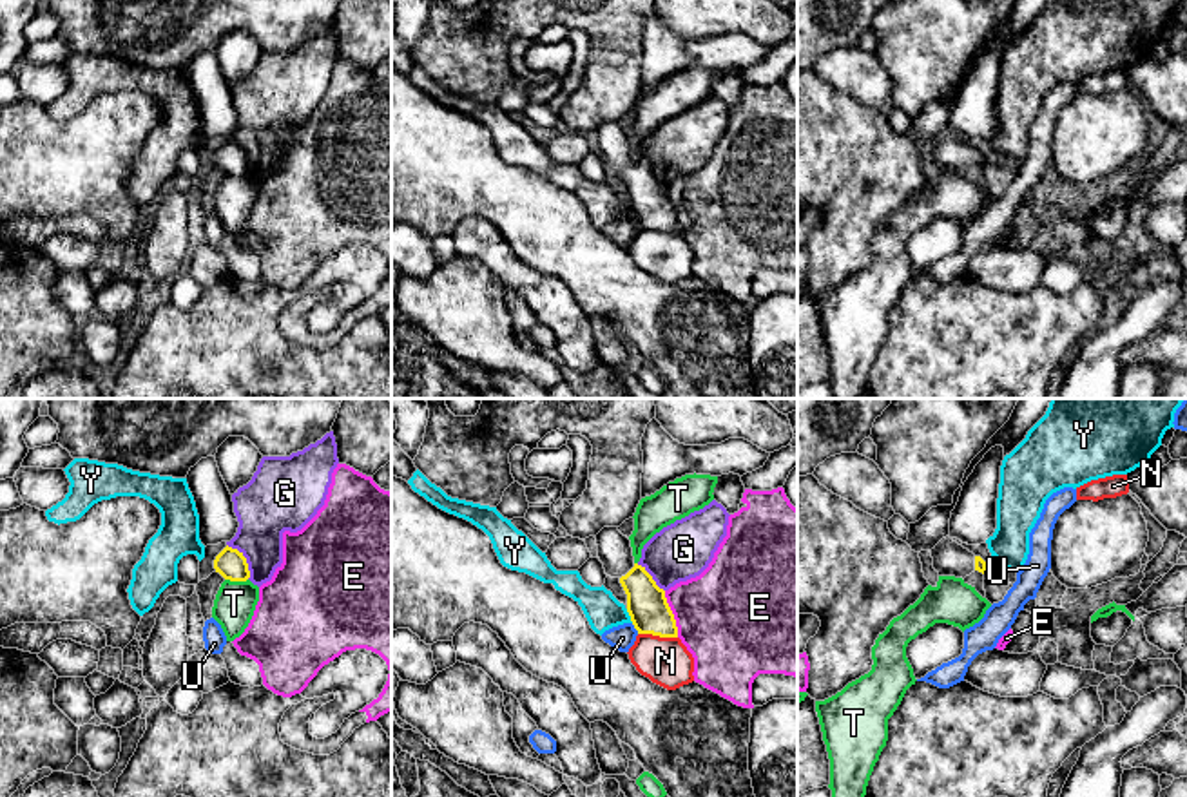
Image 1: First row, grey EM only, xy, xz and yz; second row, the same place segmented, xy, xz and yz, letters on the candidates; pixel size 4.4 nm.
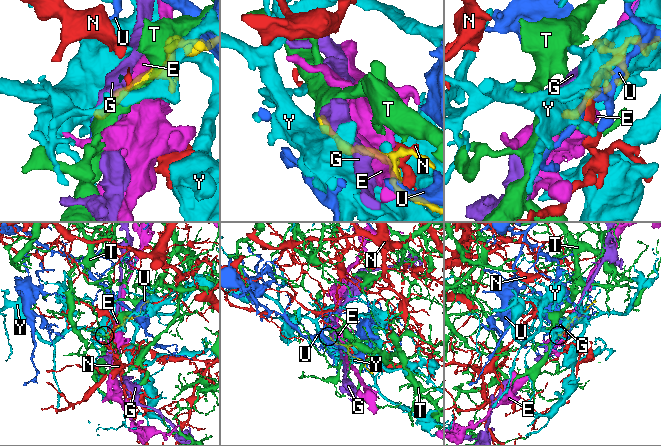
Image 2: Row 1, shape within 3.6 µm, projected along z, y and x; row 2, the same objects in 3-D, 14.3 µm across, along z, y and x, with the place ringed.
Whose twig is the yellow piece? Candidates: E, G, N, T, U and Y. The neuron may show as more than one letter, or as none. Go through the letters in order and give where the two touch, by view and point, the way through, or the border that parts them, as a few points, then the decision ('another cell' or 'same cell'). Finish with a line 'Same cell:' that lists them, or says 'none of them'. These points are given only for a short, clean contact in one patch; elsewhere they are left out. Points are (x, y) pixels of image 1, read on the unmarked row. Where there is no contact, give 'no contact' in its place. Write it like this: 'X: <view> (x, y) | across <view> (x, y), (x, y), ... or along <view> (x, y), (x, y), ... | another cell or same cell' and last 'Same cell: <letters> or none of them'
E: xz (673, 209) | another cell
G: xy (245, 154) | along xy (227, 138), (245, 153), (249, 172) | another cell
N: xz (658, 229) | another cell
T: xy (236, 174) | along xy (225, 172), (247, 174) | another cell
U: xz (635, 221) | another cell
Y: xz (629, 209) | another cell
Same cell: none of them

